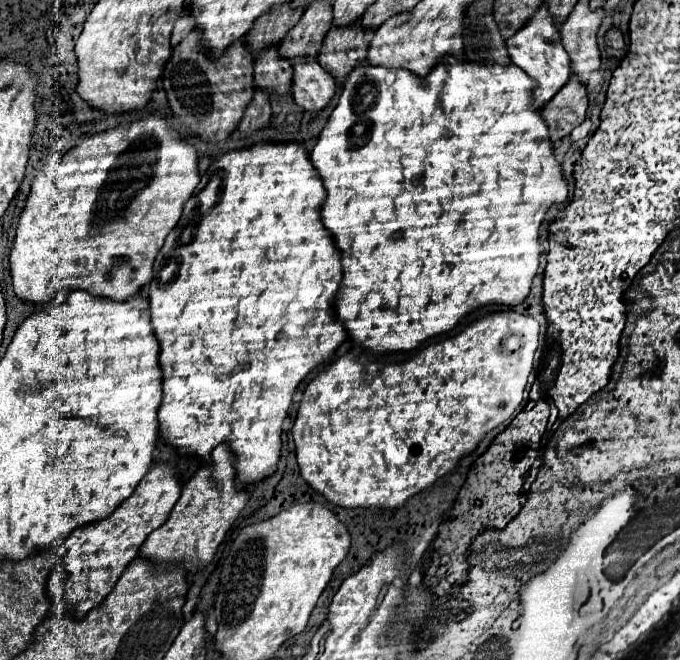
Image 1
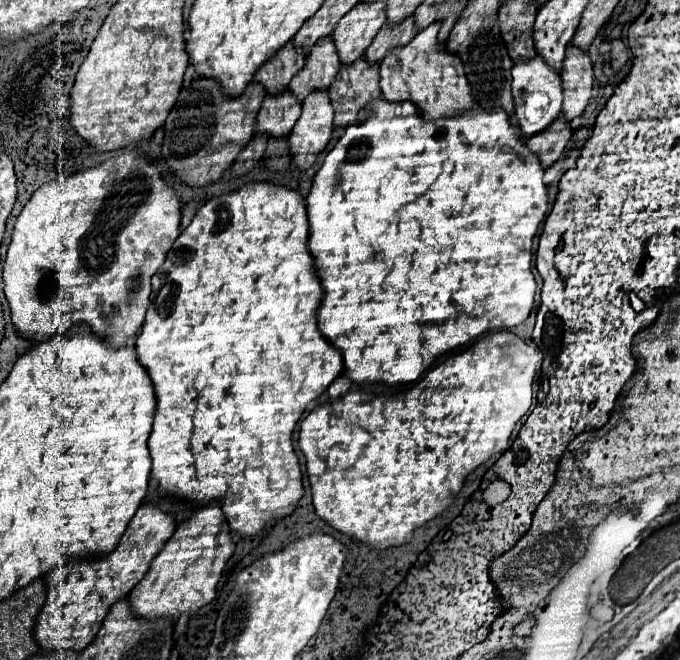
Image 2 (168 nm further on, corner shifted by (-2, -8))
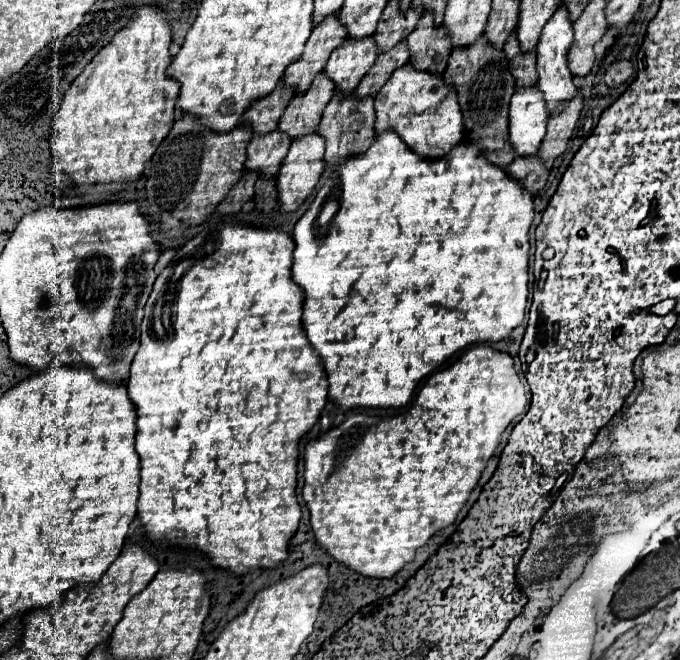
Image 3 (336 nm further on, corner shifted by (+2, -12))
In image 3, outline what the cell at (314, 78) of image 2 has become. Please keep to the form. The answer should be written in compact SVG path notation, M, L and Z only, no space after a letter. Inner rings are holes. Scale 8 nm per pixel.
M320 72L314 78L312 88L306 94L296 96L288 104L278 128L284 134L288 134L292 140L300 138L304 134L316 132L316 128L320 124L320 116L322 116L326 104L330 102L332 94L334 94L332 80L324 72Z

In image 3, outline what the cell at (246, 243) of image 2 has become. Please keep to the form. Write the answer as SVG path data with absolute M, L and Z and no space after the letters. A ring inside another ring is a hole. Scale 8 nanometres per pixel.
M220 224L212 232L200 232L176 250L174 260L156 278L154 290L144 308L140 350L134 356L128 396L136 408L136 452L140 456L140 498L138 498L138 520L144 539L158 546L182 546L200 550L208 556L210 565L236 576L244 576L254 568L276 568L288 558L288 544L298 530L300 504L296 498L296 464L298 446L302 436L316 424L322 408L328 402L328 380L326 372L308 344L302 330L302 302L304 294L300 286L292 284L292 254L294 240L278 230L258 230L250 226Z

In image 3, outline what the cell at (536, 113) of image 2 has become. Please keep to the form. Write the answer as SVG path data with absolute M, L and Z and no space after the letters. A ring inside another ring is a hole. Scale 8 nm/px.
M520 88L510 100L510 144L516 158L534 156L546 134L546 102L538 88Z

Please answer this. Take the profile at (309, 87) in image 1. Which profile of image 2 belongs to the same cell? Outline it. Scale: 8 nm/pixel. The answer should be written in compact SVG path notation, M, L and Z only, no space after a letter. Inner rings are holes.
M326 90L310 92L302 104L302 116L290 132L290 150L300 170L314 164L332 136L334 110Z

